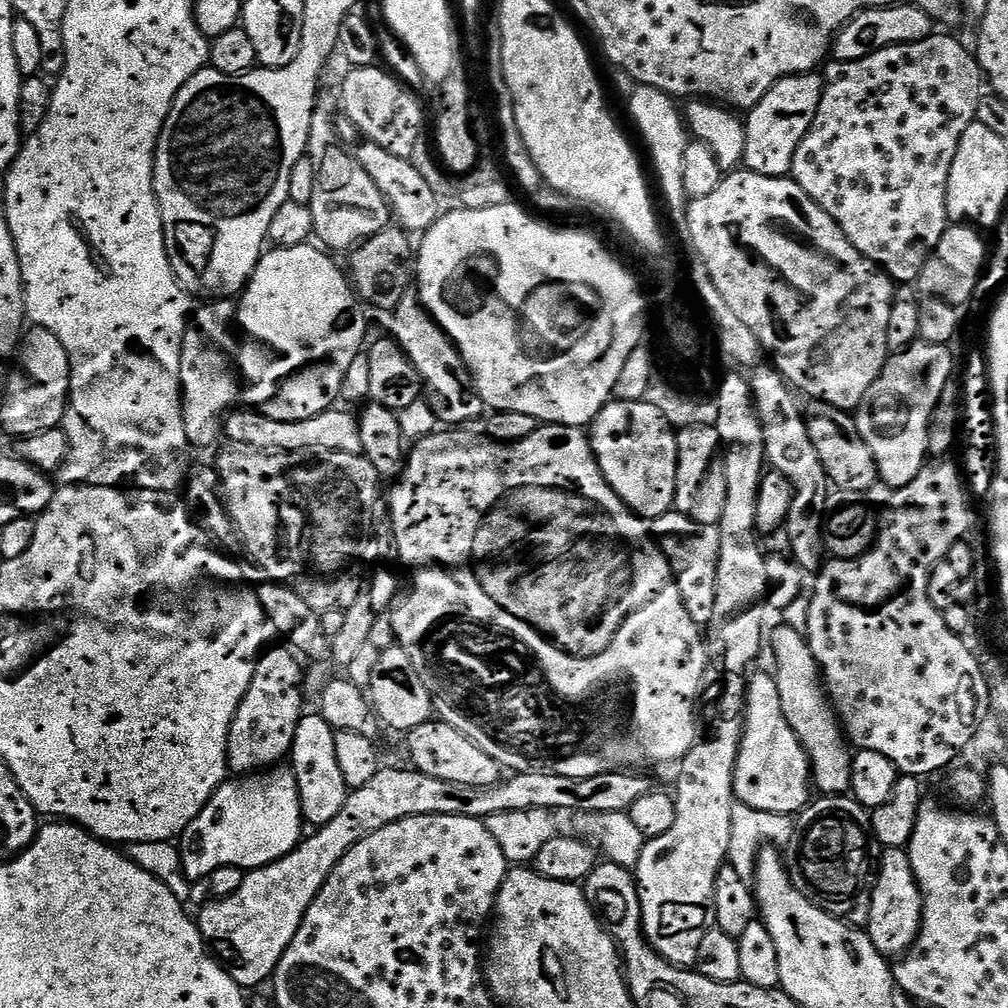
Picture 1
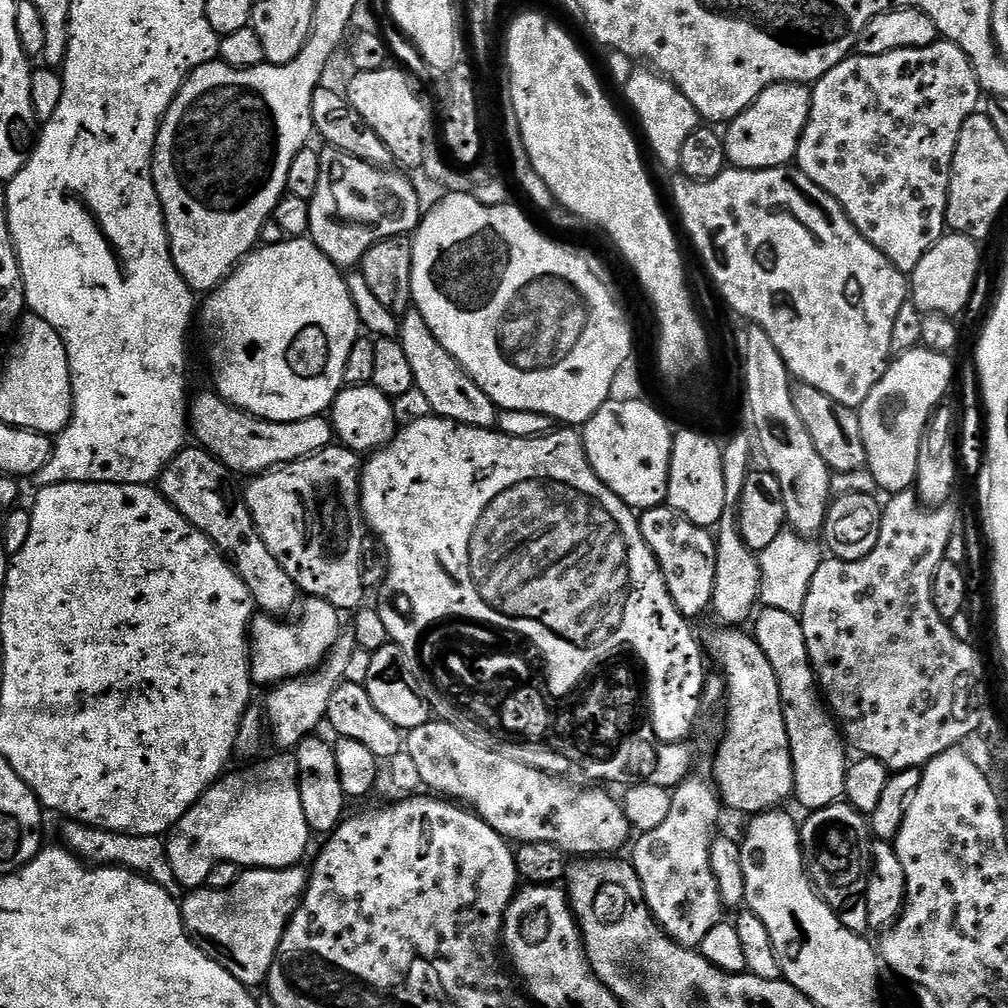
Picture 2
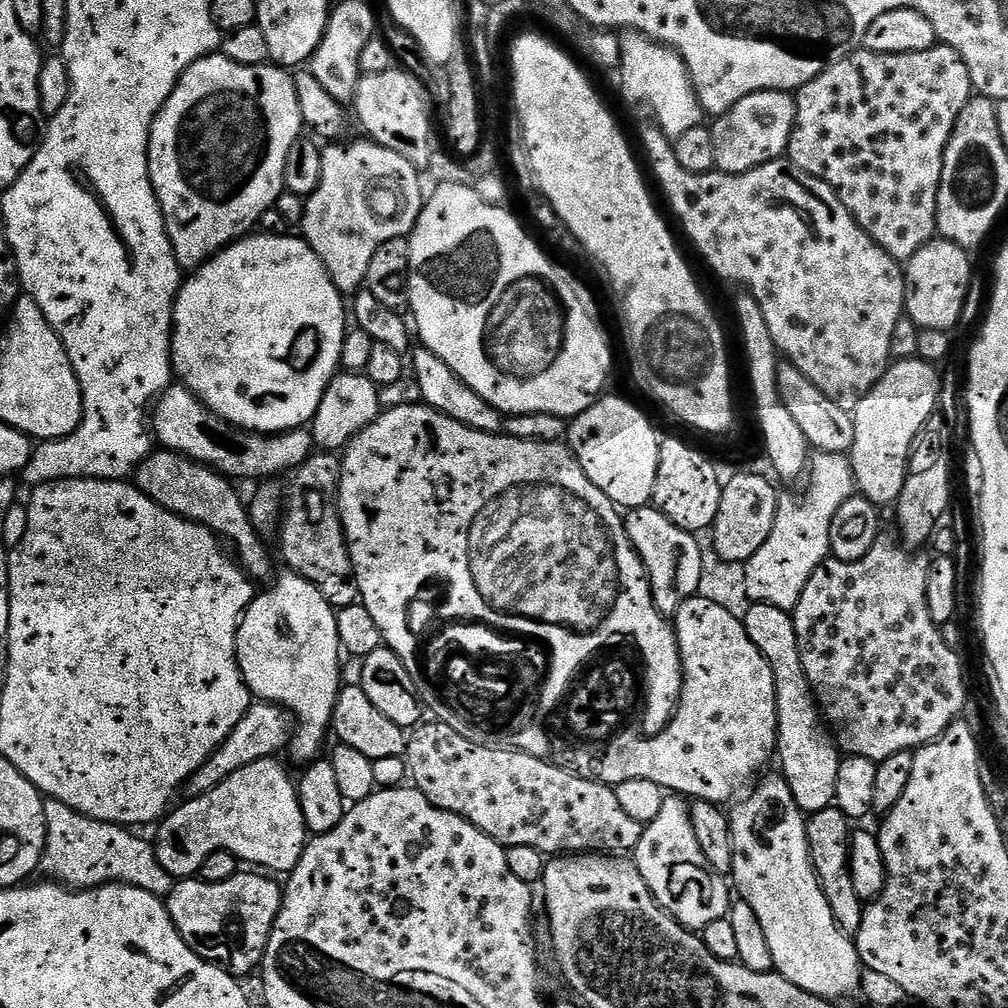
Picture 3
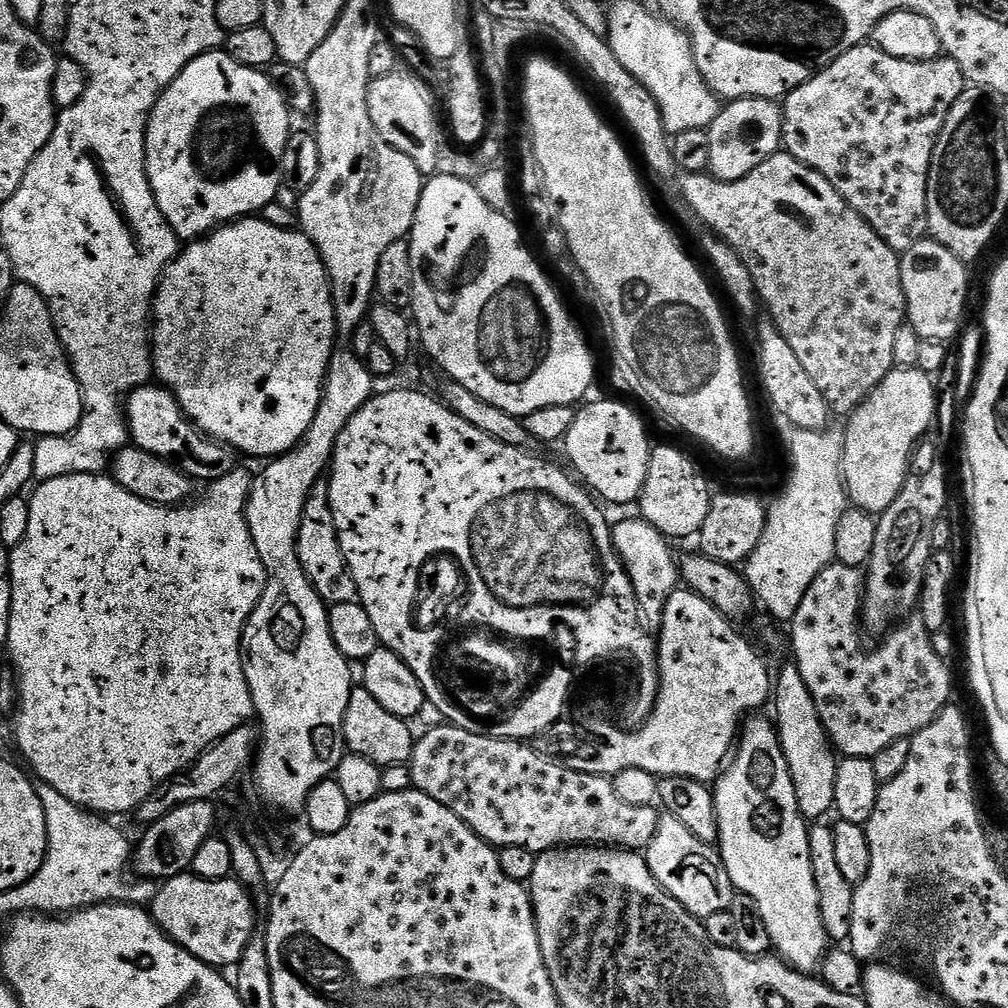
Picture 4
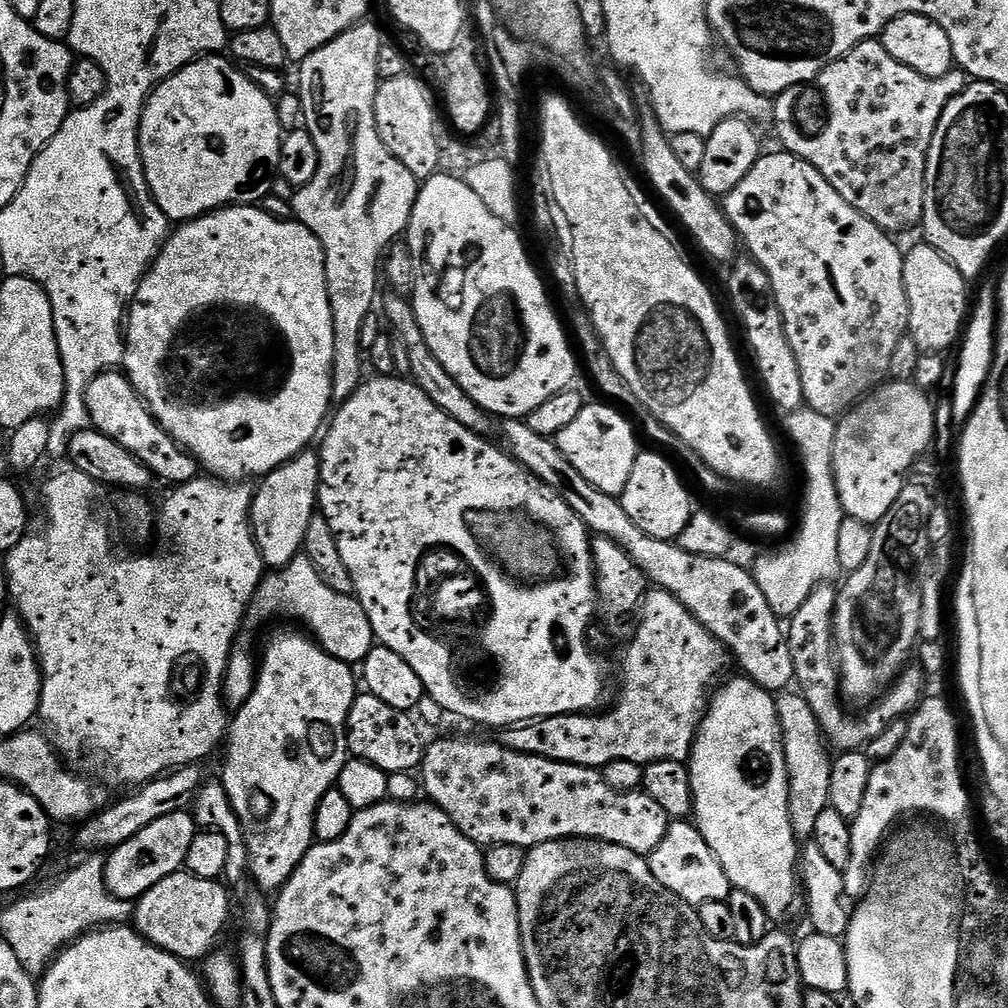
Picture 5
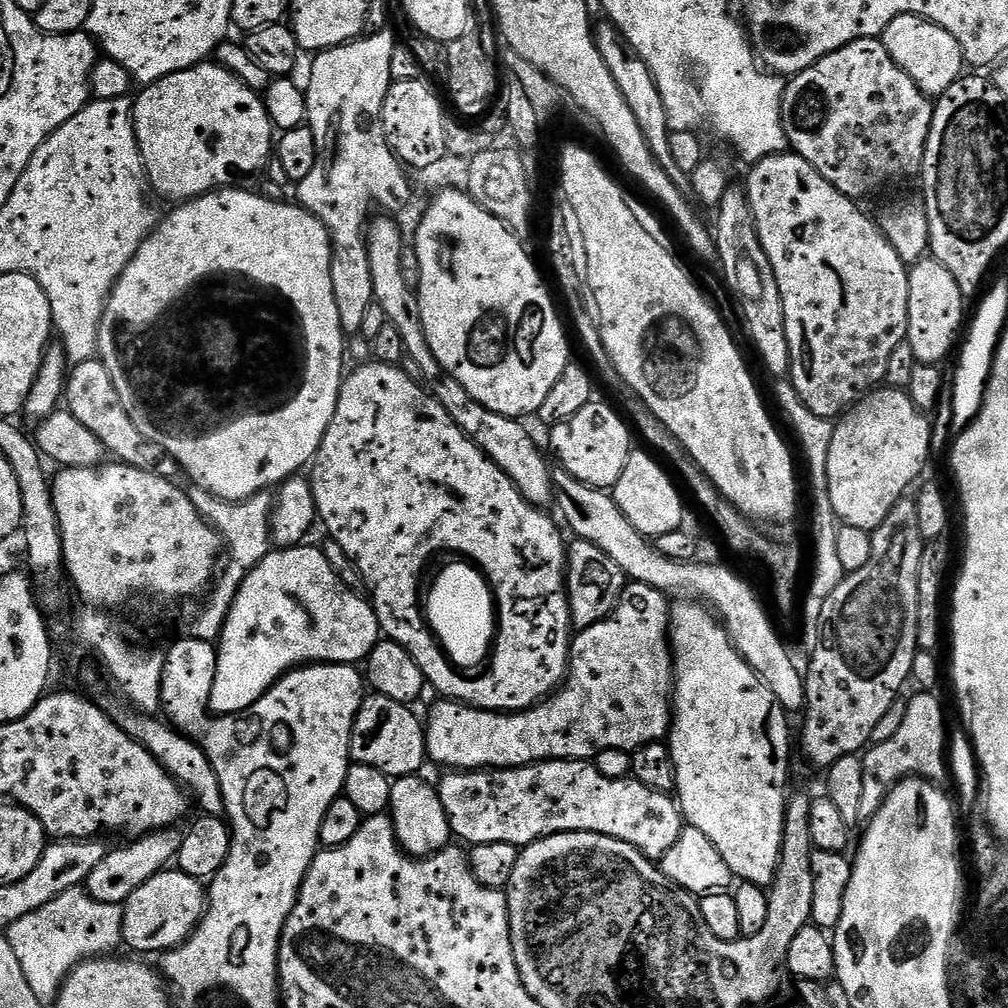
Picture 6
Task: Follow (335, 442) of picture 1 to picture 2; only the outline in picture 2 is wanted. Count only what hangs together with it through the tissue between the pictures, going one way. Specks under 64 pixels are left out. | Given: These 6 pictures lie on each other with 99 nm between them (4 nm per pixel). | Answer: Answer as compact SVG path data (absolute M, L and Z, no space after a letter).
M212 390L198 393L193 400L191 397L190 432L196 435L195 443L225 464L229 473L245 472L248 478L298 462L334 444L332 422L327 415L302 418L298 422L270 422L234 407Z

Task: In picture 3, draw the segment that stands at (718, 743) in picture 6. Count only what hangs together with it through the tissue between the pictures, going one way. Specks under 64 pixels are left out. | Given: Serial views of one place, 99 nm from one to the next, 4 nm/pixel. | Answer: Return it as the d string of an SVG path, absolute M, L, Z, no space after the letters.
M783 775L768 776L756 789L753 790L752 796L748 796L736 809L731 809L730 819L732 822L732 841L734 842L734 866L730 877L731 883L740 893L739 899L745 900L750 906L750 910L754 910L754 914L758 914L758 922L762 925L762 930L766 933L766 942L770 945L770 955L773 956L773 969L780 973L782 978L786 978L790 982L794 982L794 986L798 986L802 990L806 990L810 994L820 996L823 1000L835 1002L843 996L852 996L861 991L861 975L862 965L860 955L856 949L853 937L846 934L834 922L834 914L830 914L830 902L826 902L826 894L820 885L820 879L816 877L816 872L812 869L812 859L810 858L810 850L808 849L808 825L806 823L805 813L794 802L794 794L790 794L790 786L784 780Z

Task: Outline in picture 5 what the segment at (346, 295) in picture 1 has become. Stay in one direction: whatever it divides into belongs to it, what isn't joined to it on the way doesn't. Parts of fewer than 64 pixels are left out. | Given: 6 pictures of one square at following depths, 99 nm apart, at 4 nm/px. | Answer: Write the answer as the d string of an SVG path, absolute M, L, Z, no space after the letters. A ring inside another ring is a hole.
M229 206L181 223L177 227L180 229L177 232L175 229L160 247L160 253L152 261L148 273L140 279L136 295L126 312L122 368L128 381L136 387L162 430L177 440L209 477L225 482L244 482L252 478L248 476L263 478L305 451L311 445L308 443L315 438L316 431L318 436L329 415L328 404L333 403L334 322L330 314L322 242L318 242L318 238L314 238L314 234L299 220L287 219L275 220L260 206ZM225 303L256 304L256 308L264 308L264 312L268 312L268 316L276 319L276 324L288 332L292 352L296 352L292 384L288 384L276 400L236 400L236 404L224 404L224 408L188 408L188 404L178 403L177 395L168 393L168 380L164 380L160 363L168 353L168 344L172 344L172 332L184 324L189 314L196 312L196 308L204 308L204 304Z

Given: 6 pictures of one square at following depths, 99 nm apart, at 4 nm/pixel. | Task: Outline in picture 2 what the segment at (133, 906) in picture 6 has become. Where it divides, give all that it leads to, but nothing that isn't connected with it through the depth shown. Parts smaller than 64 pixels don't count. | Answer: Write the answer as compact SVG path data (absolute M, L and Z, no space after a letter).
M304 866L294 868L250 868L241 871L240 877L237 878L233 884L225 888L209 888L205 886L189 891L184 899L180 901L180 917L184 919L184 929L188 931L189 938L191 938L210 959L218 962L218 966L222 966L238 982L242 982L245 988L249 990L255 989L255 984L263 985L268 979L272 959L276 957L276 951L282 942L282 934L288 929L288 924L292 921L292 915L296 913L296 907L299 906L300 899L303 898L304 892L308 888L308 873L309 869Z

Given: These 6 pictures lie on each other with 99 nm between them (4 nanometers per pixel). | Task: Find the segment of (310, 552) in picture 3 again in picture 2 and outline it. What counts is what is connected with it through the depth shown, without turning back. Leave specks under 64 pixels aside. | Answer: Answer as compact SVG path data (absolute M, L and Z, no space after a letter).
M333 446L323 448L320 452L315 452L312 456L302 458L298 462L290 462L284 464L280 468L273 468L271 472L261 472L249 479L248 489L243 489L242 499L245 506L250 512L250 518L254 522L254 526L258 530L258 534L262 538L262 542L270 550L270 554L278 560L278 566L282 566L282 570L286 570L286 574L290 574L290 578L294 578L297 588L305 597L314 600L325 600L330 602L341 613L351 613L353 610L359 609L365 603L364 600L364 532L366 536L366 525L364 522L364 511L360 509L360 474L362 471L362 460L357 453L352 452L349 448L343 446Z

